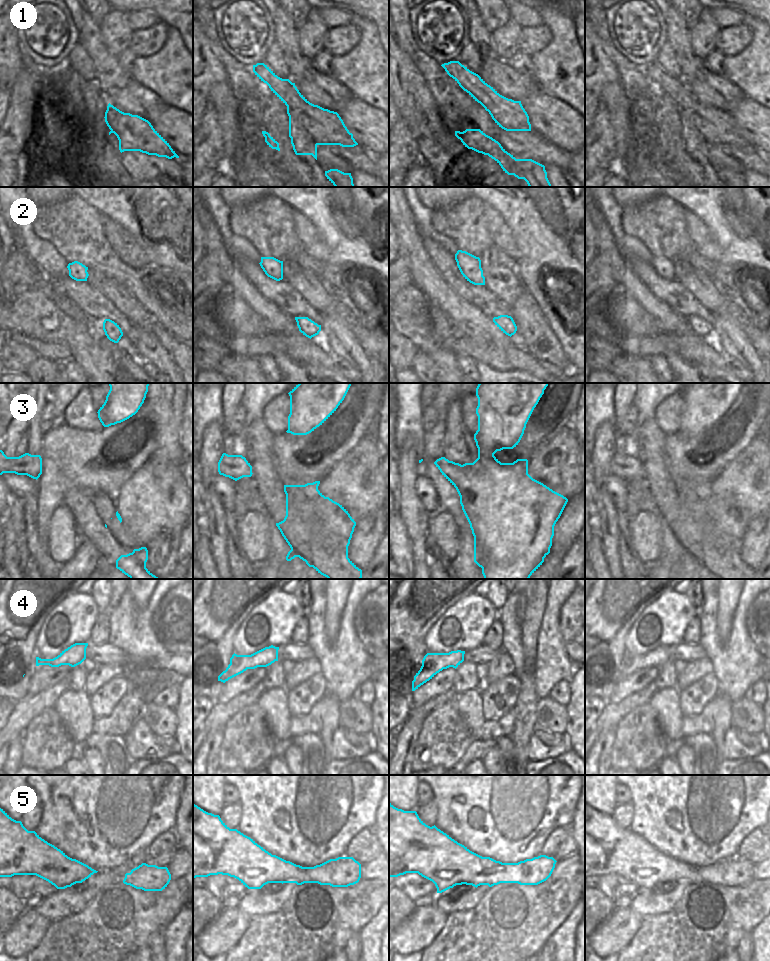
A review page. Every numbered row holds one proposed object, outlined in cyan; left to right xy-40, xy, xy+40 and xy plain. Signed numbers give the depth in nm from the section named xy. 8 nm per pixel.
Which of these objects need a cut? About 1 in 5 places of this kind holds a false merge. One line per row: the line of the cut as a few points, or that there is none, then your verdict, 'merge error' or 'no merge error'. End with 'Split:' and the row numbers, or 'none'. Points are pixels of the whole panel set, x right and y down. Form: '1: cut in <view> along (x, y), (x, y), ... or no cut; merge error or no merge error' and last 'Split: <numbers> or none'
1: cut in xy along (287, 108), (290, 108), (300, 116), (300, 123), (317, 144); merge error
2: no cut; no merge error
3: no cut; no merge error
4: no cut; no merge error
5: no cut; no merge error
Split: 1

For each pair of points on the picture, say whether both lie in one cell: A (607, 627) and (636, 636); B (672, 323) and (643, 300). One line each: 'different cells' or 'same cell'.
A: different cells
B: same cell

